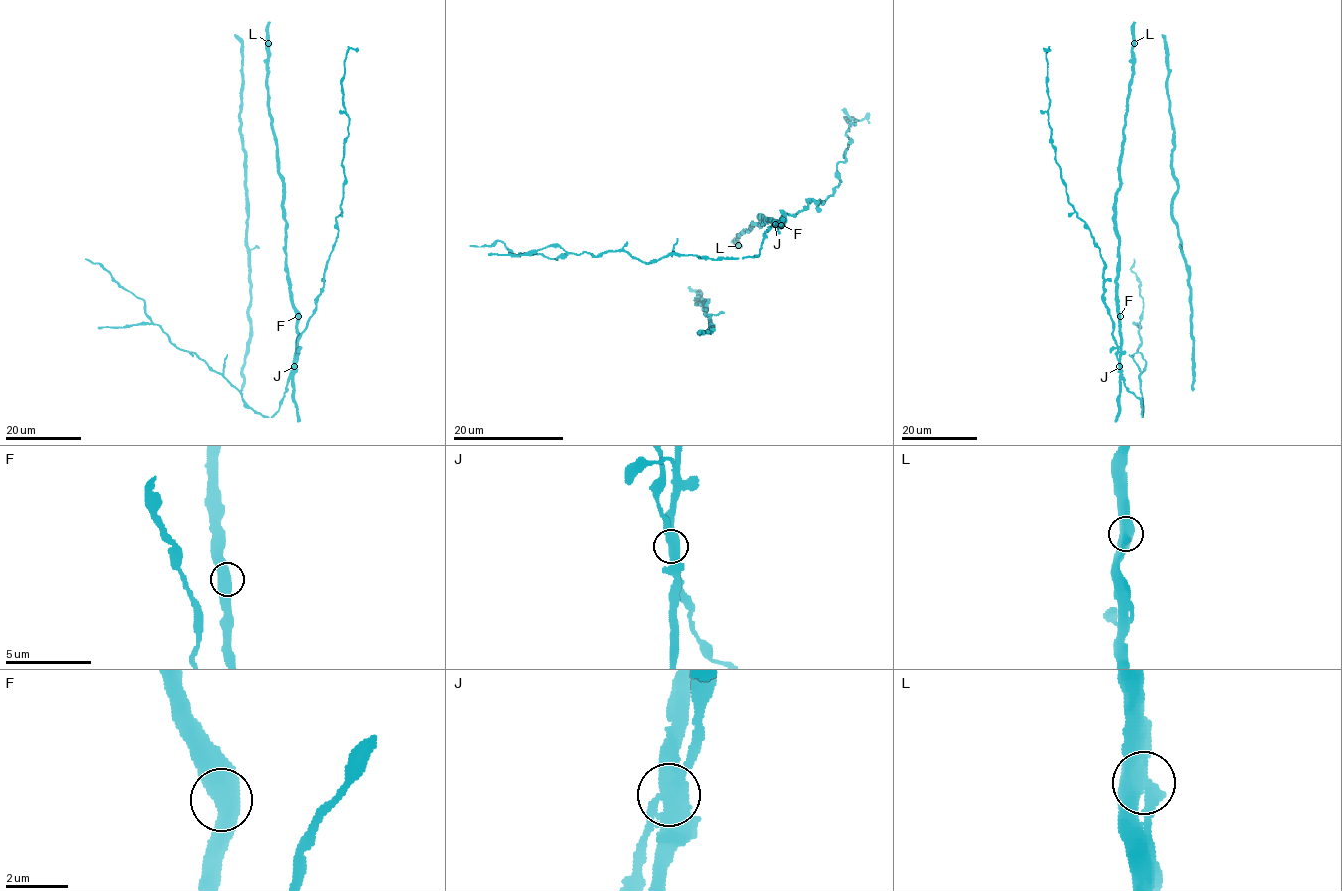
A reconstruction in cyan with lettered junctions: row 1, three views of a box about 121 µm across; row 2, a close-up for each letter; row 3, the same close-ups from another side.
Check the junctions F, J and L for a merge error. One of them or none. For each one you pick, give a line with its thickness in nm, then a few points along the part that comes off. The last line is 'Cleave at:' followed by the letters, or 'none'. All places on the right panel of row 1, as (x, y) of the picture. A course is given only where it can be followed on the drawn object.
J: Thickness 600 nm. Course of the part to remove: (1120, 366), (1113, 321), (1104, 302), (1104, 266), (1100, 250), (1069, 201), (1052, 144), (1046, 52), (1051, 49)
Cleave at: J

